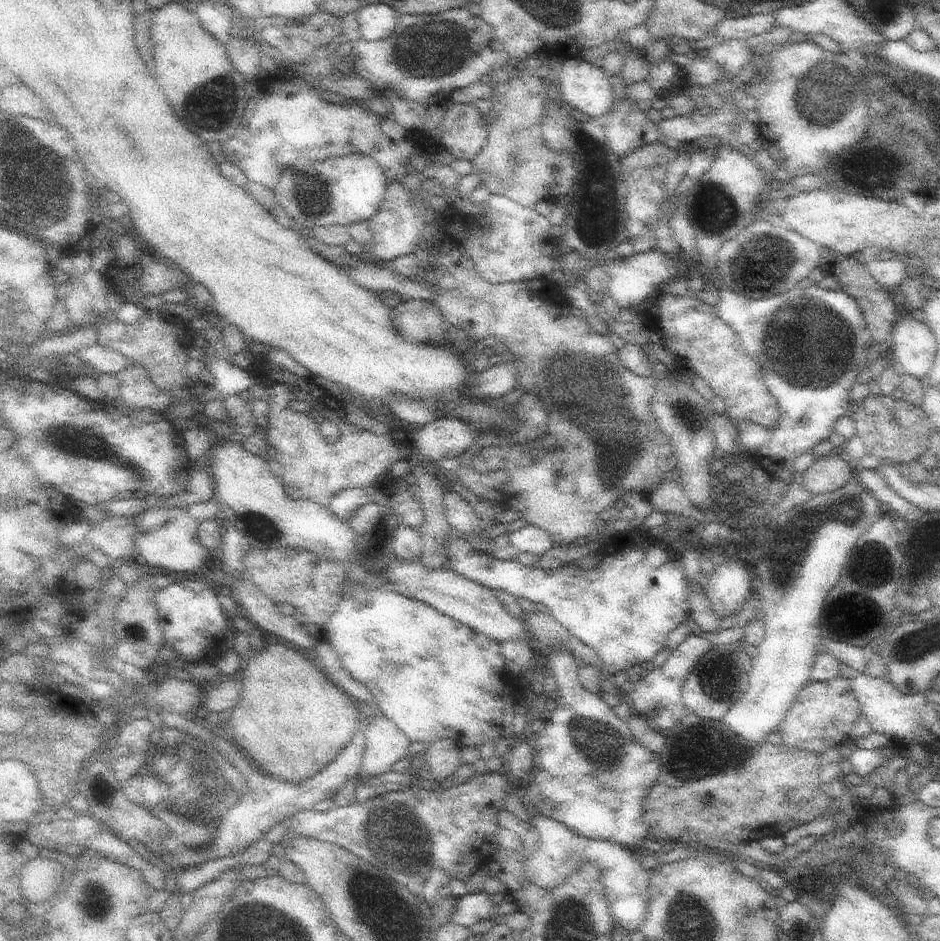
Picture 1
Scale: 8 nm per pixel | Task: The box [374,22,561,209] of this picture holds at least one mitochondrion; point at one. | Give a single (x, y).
(423, 57)

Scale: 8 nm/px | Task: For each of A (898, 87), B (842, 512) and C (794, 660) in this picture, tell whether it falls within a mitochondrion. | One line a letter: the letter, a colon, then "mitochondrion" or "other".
A: other
B: mitochondrion
C: other

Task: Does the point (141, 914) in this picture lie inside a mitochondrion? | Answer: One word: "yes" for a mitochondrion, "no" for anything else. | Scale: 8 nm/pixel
no

